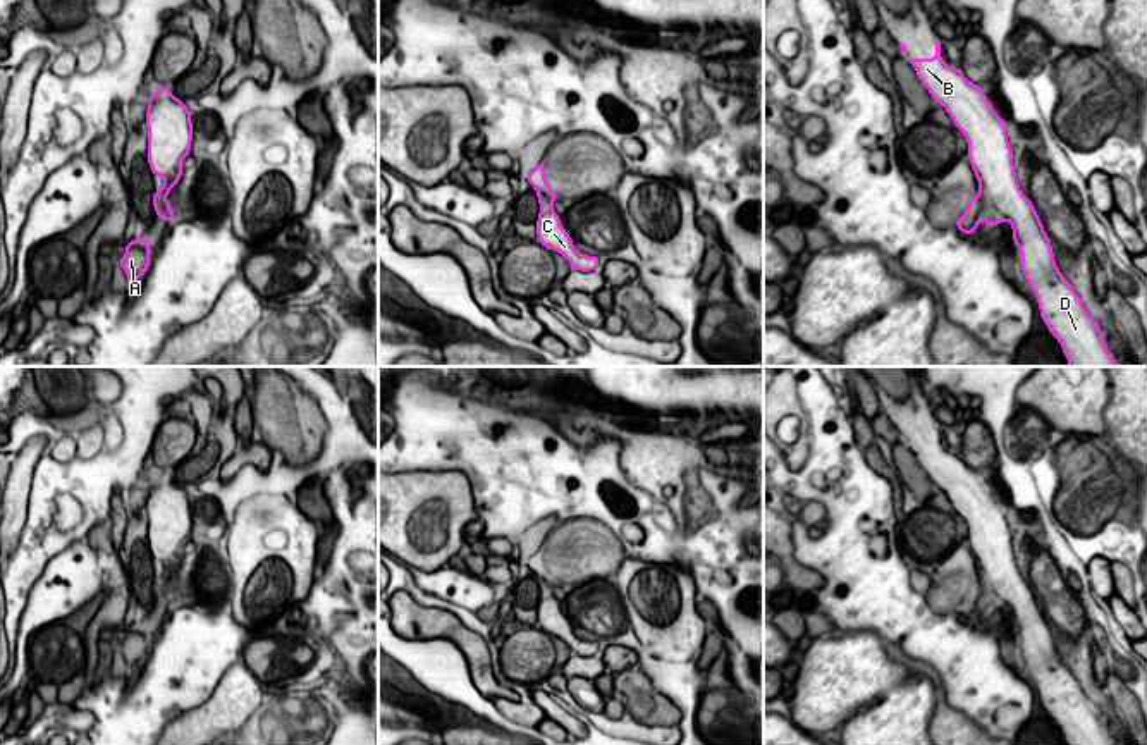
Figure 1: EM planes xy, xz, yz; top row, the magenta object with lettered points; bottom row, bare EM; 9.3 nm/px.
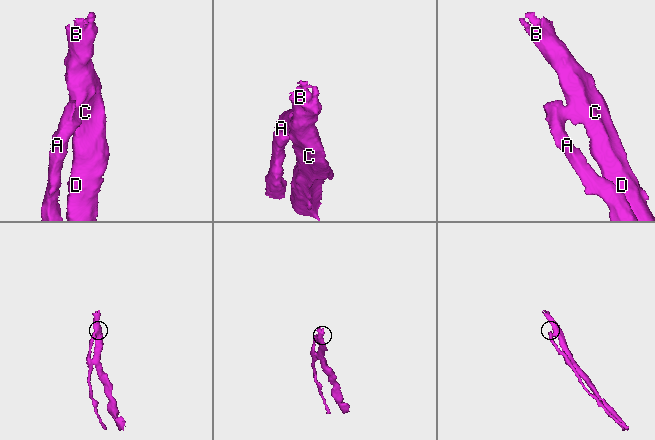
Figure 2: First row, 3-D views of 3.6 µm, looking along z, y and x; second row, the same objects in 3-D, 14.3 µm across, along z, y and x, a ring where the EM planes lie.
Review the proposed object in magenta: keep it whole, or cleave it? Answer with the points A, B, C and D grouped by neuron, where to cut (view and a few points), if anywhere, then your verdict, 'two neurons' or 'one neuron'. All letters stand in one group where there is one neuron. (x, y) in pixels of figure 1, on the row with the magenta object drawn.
A / B C D | yz (977, 197), (982, 215) | two neurons

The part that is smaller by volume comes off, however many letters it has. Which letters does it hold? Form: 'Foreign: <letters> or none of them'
Foreign: A

